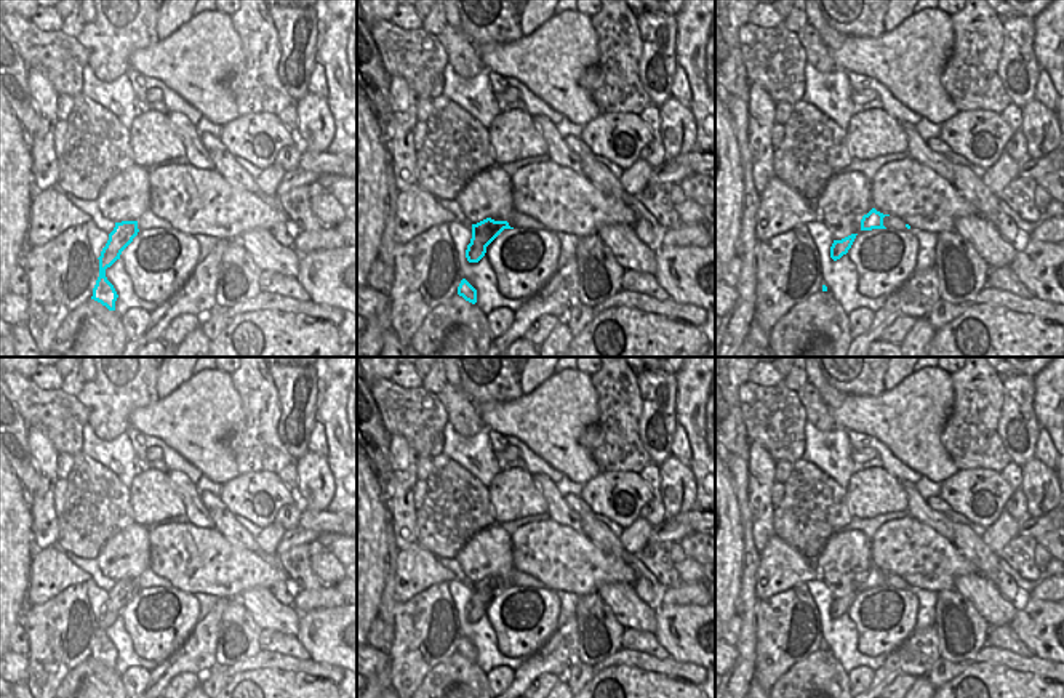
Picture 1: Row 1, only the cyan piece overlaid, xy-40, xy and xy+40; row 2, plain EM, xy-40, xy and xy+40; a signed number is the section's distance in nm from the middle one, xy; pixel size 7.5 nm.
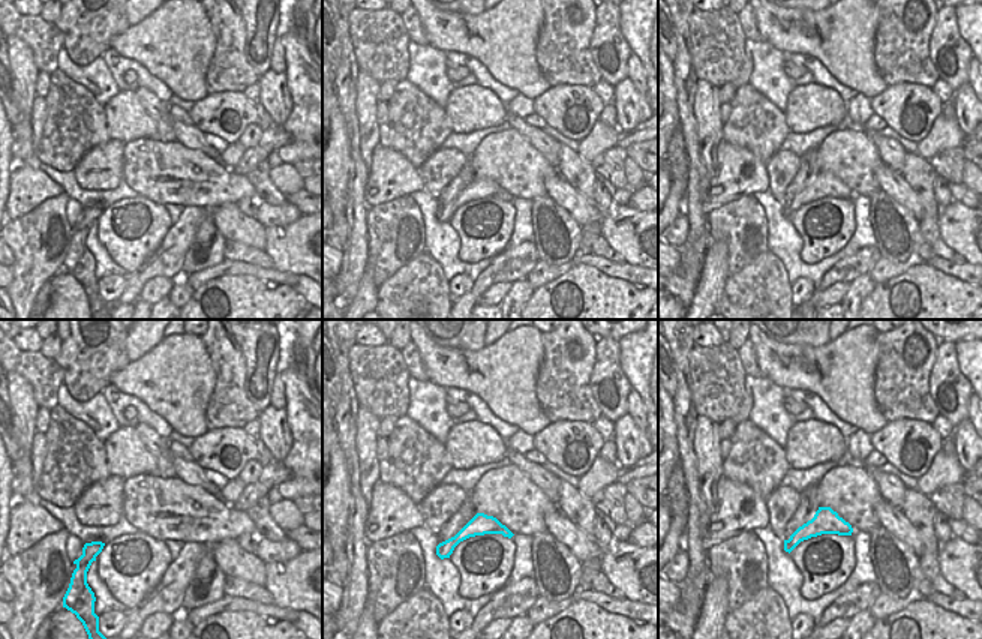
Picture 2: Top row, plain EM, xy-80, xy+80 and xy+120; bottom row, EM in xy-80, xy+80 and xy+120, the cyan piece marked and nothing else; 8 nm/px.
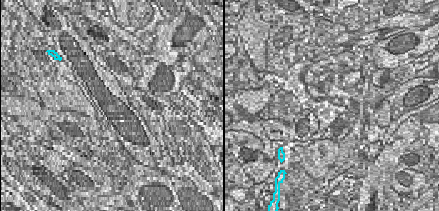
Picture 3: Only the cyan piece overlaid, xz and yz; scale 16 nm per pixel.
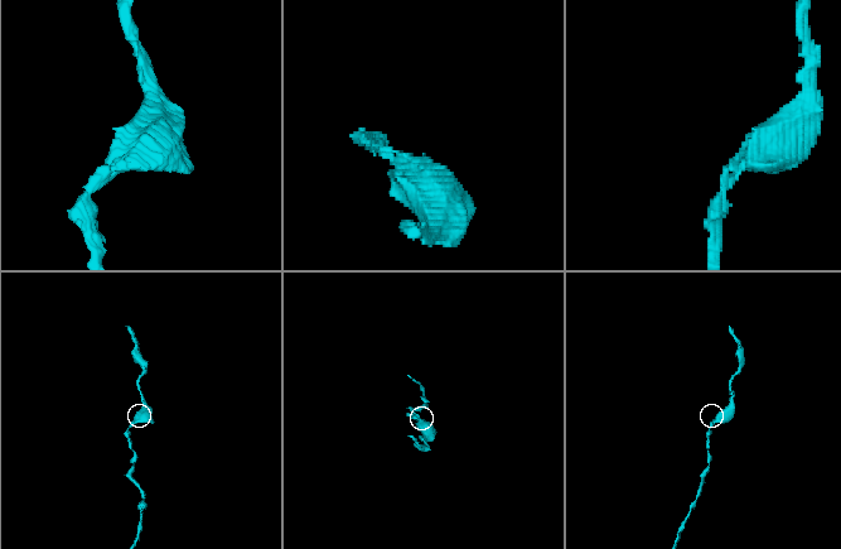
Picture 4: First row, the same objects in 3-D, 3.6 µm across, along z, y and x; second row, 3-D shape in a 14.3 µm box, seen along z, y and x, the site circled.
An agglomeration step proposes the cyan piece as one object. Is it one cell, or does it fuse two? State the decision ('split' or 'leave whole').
leave whole

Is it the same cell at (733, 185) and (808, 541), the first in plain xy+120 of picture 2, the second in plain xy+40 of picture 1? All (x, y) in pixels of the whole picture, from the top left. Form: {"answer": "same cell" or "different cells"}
{"answer": "different cells"}

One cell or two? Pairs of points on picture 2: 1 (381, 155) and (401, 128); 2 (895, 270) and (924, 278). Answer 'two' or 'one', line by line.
1: two
2: two

